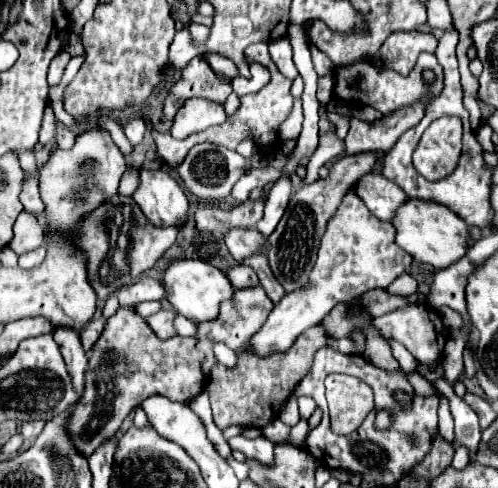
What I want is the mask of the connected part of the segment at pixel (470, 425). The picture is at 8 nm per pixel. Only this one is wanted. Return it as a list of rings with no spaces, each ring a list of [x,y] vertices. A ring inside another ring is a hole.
[[[444,378],[436,380],[436,386],[440,392],[448,392],[450,398],[450,412],[454,418],[454,442],[468,448],[470,464],[476,464],[476,448],[480,442],[480,424],[476,412],[454,394],[452,384]]]

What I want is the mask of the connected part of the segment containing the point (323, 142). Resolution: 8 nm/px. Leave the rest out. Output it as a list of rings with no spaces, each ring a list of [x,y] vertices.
[[[322,108],[320,110],[320,146],[318,150],[314,152],[314,156],[310,158],[310,164],[308,164],[308,174],[306,178],[302,180],[302,186],[308,186],[312,184],[316,178],[318,178],[318,170],[322,164],[338,158],[342,154],[342,142],[340,138],[334,134],[334,124],[328,122],[326,118],[326,110]]]

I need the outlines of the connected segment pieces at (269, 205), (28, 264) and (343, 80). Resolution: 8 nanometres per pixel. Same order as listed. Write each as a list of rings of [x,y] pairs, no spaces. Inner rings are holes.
[[[278,178],[276,184],[272,186],[270,194],[268,194],[268,200],[266,200],[266,208],[264,208],[264,218],[260,220],[260,224],[256,224],[256,230],[262,232],[264,236],[270,236],[276,228],[276,224],[280,222],[286,206],[288,206],[288,200],[290,200],[290,194],[292,194],[292,184],[288,178]]]
[[[42,246],[36,248],[36,250],[32,250],[32,252],[24,252],[24,254],[18,256],[18,266],[26,268],[26,270],[34,268],[36,264],[40,264],[44,260],[44,256],[46,256],[46,250]]]
[[[420,54],[414,70],[404,78],[396,72],[386,72],[384,68],[378,68],[374,66],[372,62],[368,60],[360,60],[352,66],[342,66],[342,68],[336,68],[336,88],[334,88],[334,98],[336,100],[342,100],[346,104],[368,104],[368,106],[374,106],[376,110],[380,110],[382,114],[390,114],[394,112],[396,108],[400,106],[406,106],[406,104],[412,104],[416,102],[418,98],[426,96],[426,94],[434,94],[438,96],[442,90],[442,68],[438,66],[436,62],[436,56],[434,54]],[[424,70],[432,70],[434,72],[434,82],[432,84],[426,84],[424,78],[422,78],[422,72]]]

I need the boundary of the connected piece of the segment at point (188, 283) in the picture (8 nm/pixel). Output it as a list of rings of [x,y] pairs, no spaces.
[[[192,258],[170,260],[164,270],[162,286],[166,290],[166,300],[174,306],[174,310],[178,314],[192,318],[192,320],[198,320],[198,322],[206,322],[206,320],[216,318],[220,302],[228,300],[234,292],[234,288],[230,286],[230,282],[222,274],[222,270],[210,266],[204,260],[192,260]]]

